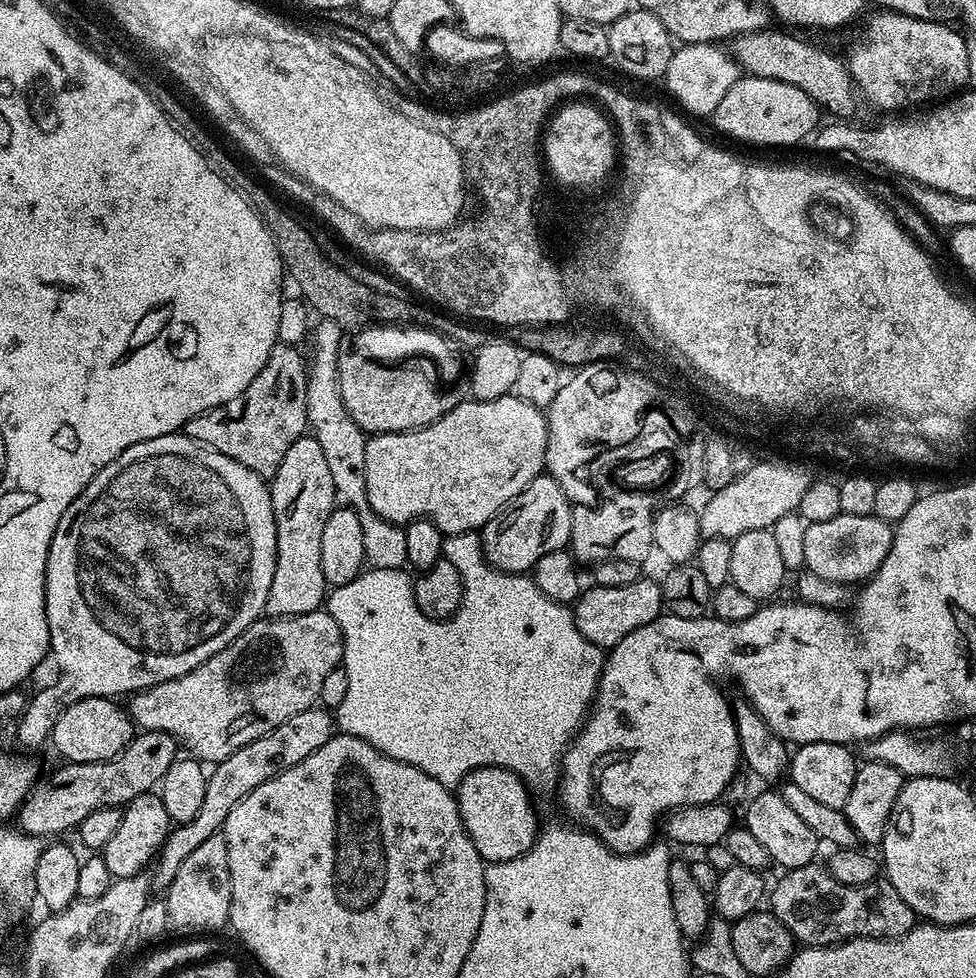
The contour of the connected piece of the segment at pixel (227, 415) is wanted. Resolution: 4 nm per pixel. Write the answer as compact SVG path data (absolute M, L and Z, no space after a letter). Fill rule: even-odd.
M277 342L270 350L270 358L266 358L266 366L258 370L258 378L238 398L198 414L184 425L183 435L205 448L226 454L226 458L234 458L234 462L242 462L254 474L265 478L275 476L278 466L282 466L282 458L286 458L286 450L308 428L308 365L305 353L300 350L297 345Z

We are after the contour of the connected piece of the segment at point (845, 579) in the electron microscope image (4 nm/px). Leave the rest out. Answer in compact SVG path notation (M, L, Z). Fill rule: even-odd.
M841 512L839 516L826 522L808 524L804 568L811 575L831 584L849 586L848 584L859 585L861 582L867 582L882 566L882 562L886 562L886 554L890 554L892 546L893 533L893 525L875 515Z

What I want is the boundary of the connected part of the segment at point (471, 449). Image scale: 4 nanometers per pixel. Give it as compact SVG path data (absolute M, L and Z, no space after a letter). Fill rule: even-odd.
M509 394L502 398L493 400L477 400L475 398L461 399L454 410L450 410L442 418L438 418L430 426L419 428L413 432L377 432L368 436L366 442L366 498L374 510L382 519L388 520L392 524L401 526L408 524L412 520L429 520L438 526L438 530L443 532L445 537L451 538L463 532L476 532L483 528L498 510L502 510L509 502L522 490L526 490L528 483L535 476L541 475L545 471L544 455L546 454L546 438L548 437L548 417L539 408L535 408L530 402L522 402L515 394Z

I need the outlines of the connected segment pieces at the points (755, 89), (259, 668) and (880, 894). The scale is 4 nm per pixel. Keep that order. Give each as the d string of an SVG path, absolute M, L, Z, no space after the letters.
M744 74L738 82L734 82L734 86L730 86L722 102L718 102L710 123L722 135L733 136L744 144L769 144L776 148L779 144L796 144L808 135L809 139L821 123L820 115L820 105L806 94L806 90L798 90L798 86L790 86L790 82Z
M327 610L307 612L301 616L261 618L255 620L241 636L234 638L234 642L218 650L218 654L206 658L206 662L194 670L135 693L127 701L126 711L137 729L170 734L181 749L189 748L192 751L189 753L195 759L219 762L230 758L230 754L246 746L246 742L262 738L262 734L294 718L294 714L302 714L302 710L313 707L319 701L326 674L341 667L343 659L340 627Z
M813 862L806 866L787 869L783 875L784 877L782 877L781 880L773 886L773 888L771 885L770 911L778 918L778 922L782 922L782 926L786 926L786 930L790 930L792 932L792 936L795 938L797 945L807 946L809 948L825 948L831 944L843 944L845 940L858 940L861 938L867 938L869 940L892 940L896 936L906 935L908 931L916 927L918 923L916 912L914 910L910 910L910 906L906 906L906 902L902 898L902 894L898 894L898 890L894 890L894 886L887 880L887 878L877 878L871 880L868 884L843 884L842 882L838 882L834 879L834 877L829 874L827 867L820 862Z

